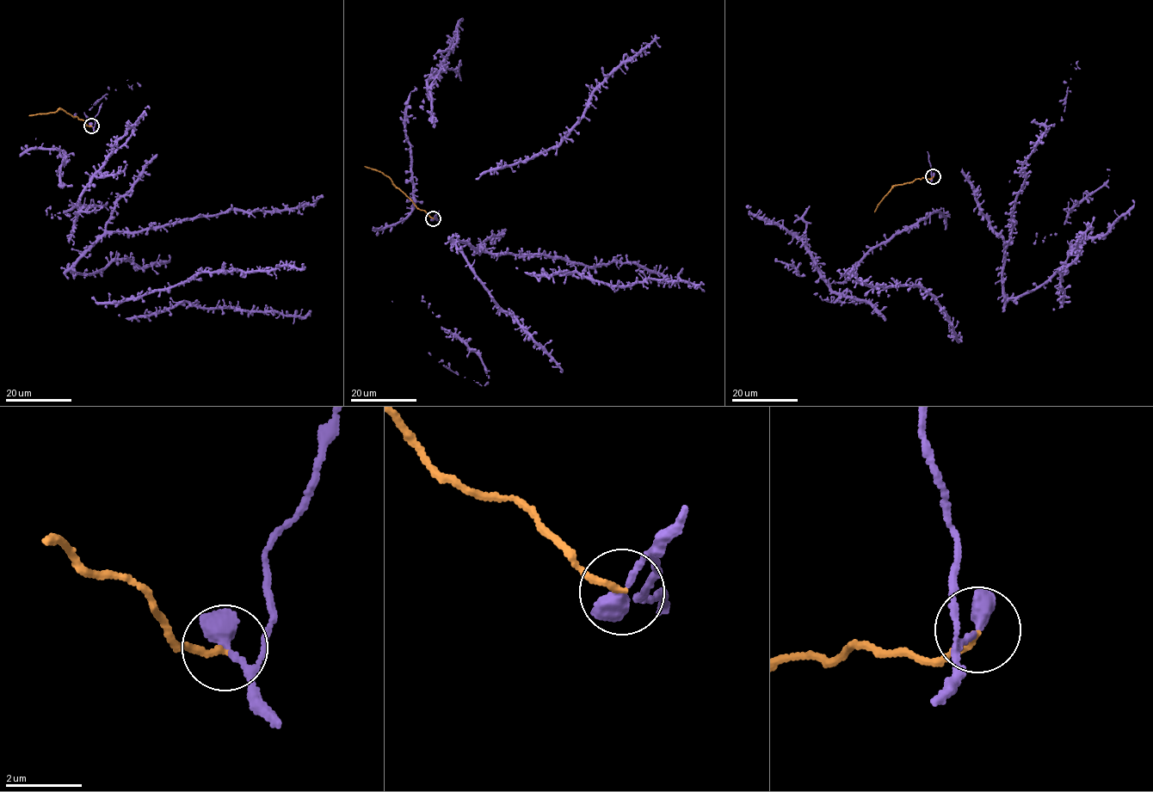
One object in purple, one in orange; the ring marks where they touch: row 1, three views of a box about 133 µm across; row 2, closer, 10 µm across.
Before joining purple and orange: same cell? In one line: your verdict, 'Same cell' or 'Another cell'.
Another cell

